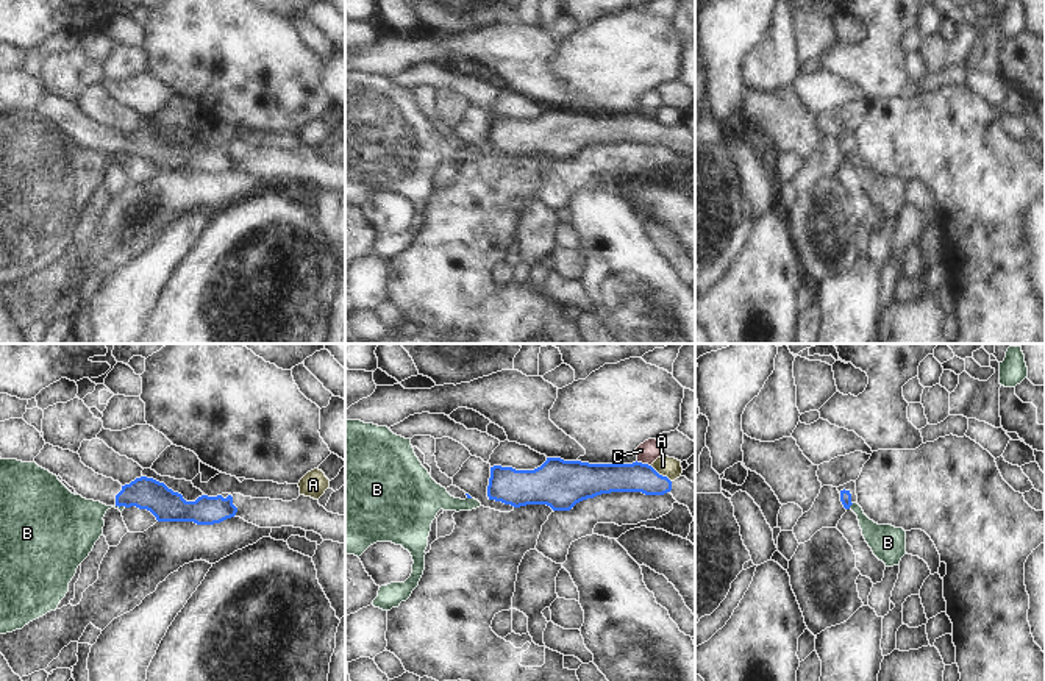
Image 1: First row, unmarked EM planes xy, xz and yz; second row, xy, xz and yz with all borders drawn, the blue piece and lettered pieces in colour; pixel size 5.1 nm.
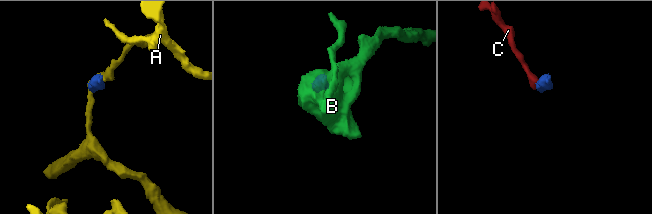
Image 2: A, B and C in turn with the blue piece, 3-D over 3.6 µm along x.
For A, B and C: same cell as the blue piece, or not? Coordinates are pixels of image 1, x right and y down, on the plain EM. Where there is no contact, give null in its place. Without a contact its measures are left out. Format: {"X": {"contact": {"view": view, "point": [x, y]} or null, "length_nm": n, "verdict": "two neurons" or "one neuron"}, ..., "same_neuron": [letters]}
{"A": {"contact": {"view": "xz", "point": [661, 125]}, "length_nm": 140, "verdict": "two neurons"}, "B": {"contact": {"view": "xy", "point": [121, 155]}, "length_nm": 60, "verdict": "two neurons"}, "C": {"contact": {"view": "xz", "point": [644, 114]}, "length_nm": 80, "verdict": "two neurons"}, "same_neuron": []}

